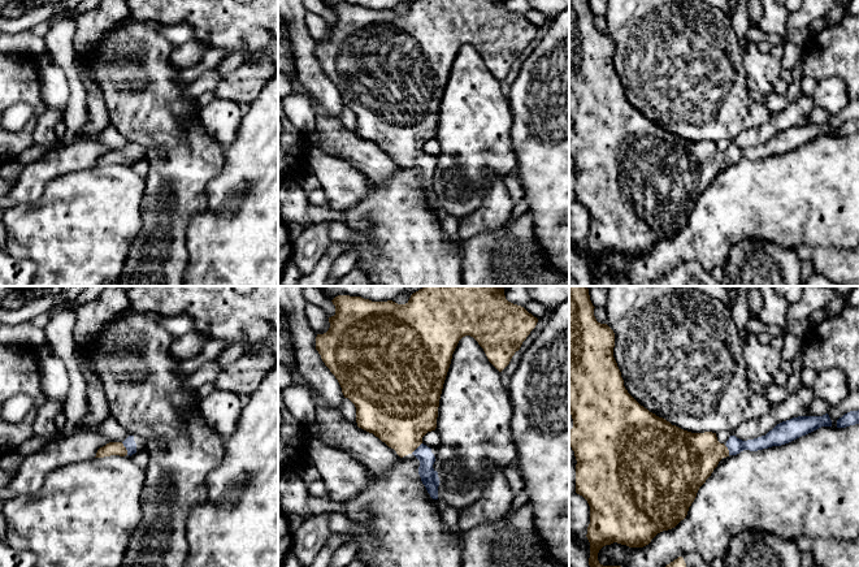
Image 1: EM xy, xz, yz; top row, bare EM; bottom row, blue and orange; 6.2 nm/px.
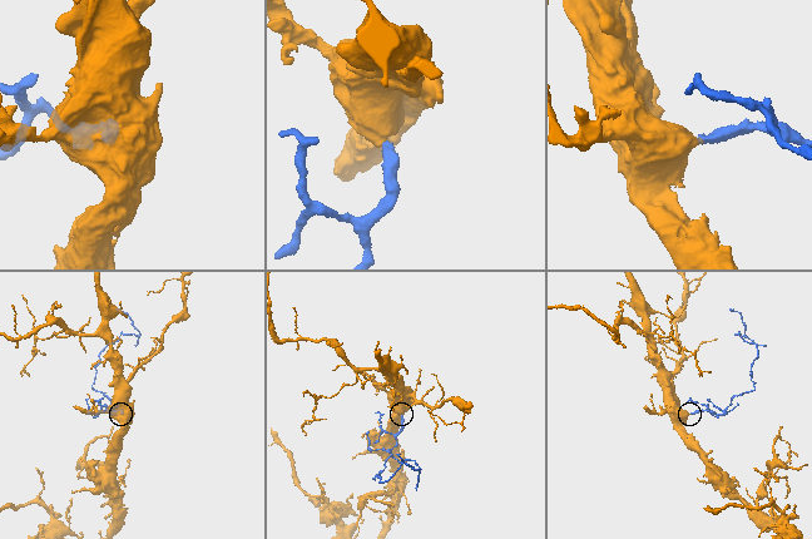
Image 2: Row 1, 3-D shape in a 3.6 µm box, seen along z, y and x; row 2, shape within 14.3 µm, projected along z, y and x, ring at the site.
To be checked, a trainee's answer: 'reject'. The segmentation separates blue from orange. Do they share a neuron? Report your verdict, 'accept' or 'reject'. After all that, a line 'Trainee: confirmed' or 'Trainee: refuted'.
accept
Trainee: refuted

